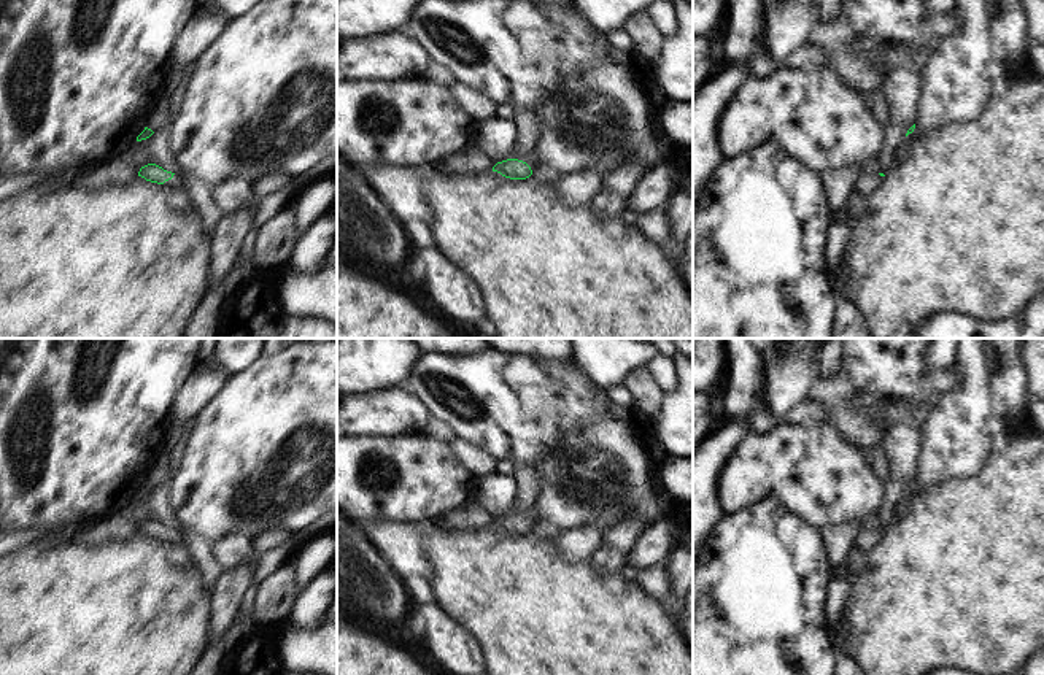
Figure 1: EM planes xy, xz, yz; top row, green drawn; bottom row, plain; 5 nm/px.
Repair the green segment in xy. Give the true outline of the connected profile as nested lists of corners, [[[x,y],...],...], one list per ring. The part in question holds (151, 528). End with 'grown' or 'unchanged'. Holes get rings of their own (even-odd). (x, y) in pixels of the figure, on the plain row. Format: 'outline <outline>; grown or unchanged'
outline [[[148,519],[141,523],[138,532],[151,538],[164,540],[167,543],[184,545],[180,529],[167,527],[156,519]]]; grown

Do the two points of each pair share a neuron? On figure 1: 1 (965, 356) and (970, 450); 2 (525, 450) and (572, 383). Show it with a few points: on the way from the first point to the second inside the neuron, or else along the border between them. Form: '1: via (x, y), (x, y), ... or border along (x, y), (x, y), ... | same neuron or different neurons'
1: via (970, 380), (970, 426) | same neuron
2: via (528, 434), (563, 399) | same neuron

